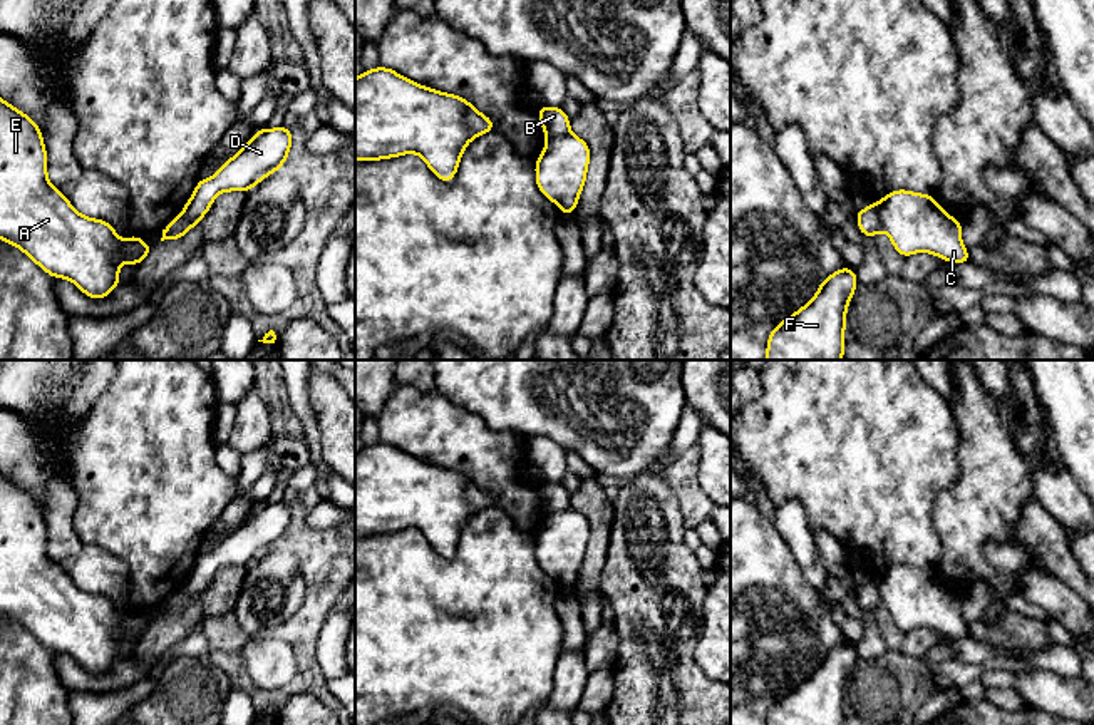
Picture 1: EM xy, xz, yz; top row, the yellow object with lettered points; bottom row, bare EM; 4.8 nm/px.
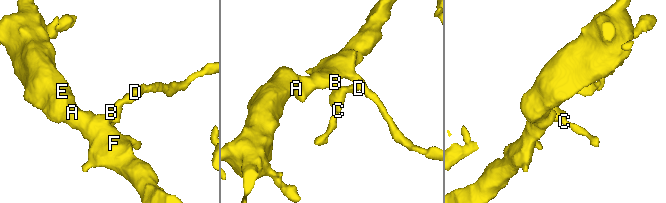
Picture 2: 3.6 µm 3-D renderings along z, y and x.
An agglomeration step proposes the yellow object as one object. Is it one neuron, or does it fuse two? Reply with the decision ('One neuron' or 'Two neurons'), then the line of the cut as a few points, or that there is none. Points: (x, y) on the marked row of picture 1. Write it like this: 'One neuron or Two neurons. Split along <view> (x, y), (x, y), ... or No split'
Two neurons. Split along xz (568, 131), (548, 139)

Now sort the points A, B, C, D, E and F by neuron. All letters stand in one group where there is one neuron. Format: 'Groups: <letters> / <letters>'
Groups: A B E F / C D

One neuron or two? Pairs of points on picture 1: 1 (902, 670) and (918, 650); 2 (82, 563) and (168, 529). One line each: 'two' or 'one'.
1: two
2: two

